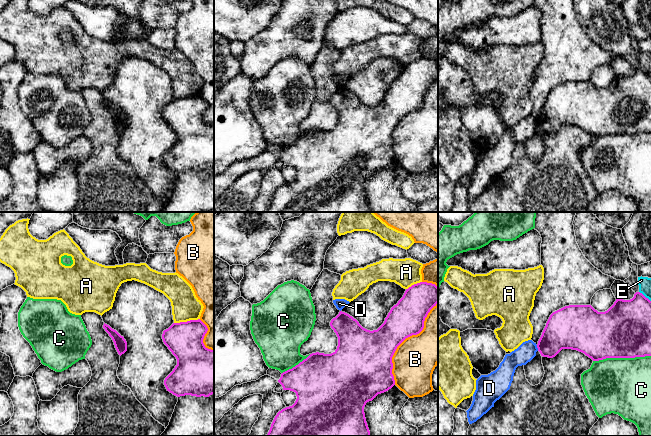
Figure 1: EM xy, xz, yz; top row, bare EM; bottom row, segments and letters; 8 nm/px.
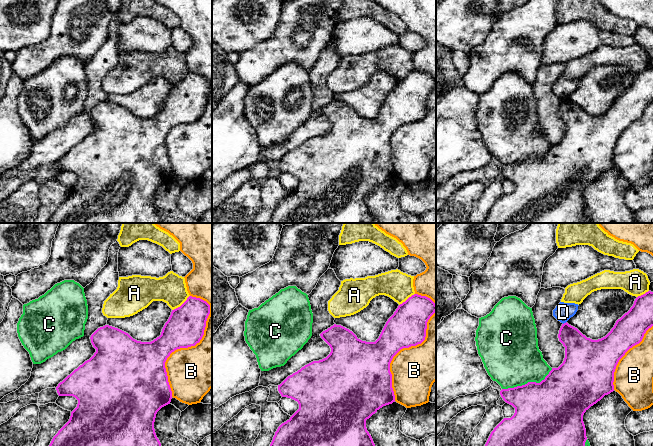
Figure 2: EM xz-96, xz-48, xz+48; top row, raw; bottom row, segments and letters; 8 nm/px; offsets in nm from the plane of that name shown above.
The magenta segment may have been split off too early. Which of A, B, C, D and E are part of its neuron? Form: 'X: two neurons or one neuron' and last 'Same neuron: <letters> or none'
A: two neurons
B: two neurons
C: two neurons
D: two neurons
E: two neurons
Same neuron: none

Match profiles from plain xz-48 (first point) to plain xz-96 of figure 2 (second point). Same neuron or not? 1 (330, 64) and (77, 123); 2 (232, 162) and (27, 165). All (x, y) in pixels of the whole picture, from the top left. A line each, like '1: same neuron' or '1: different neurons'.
1: same neuron
2: different neurons

